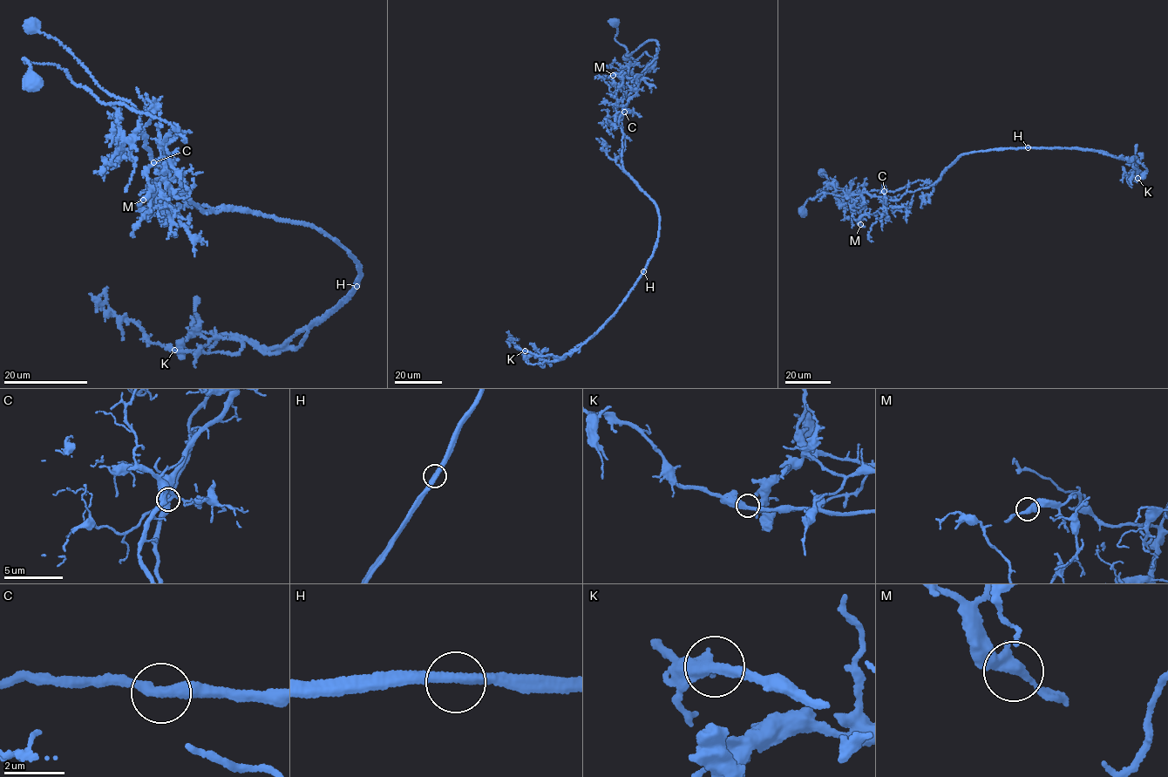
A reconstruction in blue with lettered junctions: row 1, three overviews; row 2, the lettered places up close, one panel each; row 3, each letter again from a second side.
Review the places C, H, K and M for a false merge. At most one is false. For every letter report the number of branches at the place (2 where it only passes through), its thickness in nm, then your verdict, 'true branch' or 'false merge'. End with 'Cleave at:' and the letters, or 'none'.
C: 2 branches meet; 400 nm thick; true branch
H: 2 branches meet; 400 nm thick; false merge
K: 2 branches meet; 380 nm thick; true branch
M: 2 branches meet; 360 nm thick; true branch
Cleave at: H

